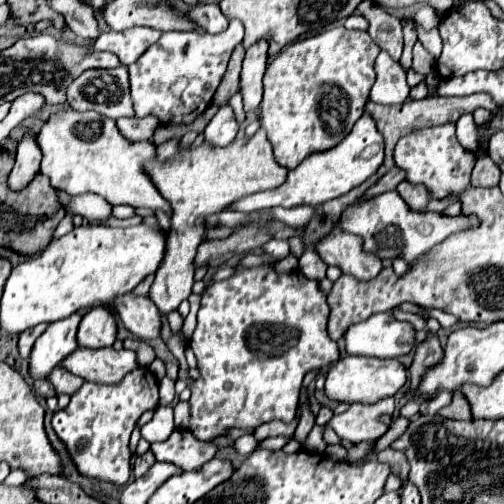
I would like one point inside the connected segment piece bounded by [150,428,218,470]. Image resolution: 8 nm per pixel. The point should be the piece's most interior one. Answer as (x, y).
(183, 449)

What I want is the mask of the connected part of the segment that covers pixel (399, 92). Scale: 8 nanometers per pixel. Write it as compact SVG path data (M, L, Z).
M380 52L376 60L376 82L370 90L370 100L376 104L404 104L410 96L404 68Z

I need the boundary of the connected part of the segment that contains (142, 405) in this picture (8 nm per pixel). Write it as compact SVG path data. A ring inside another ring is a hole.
M138 368L134 374L128 374L120 384L96 384L96 382L84 382L84 386L72 396L70 404L64 410L58 410L52 418L52 426L58 434L58 438L68 446L72 460L76 462L76 468L84 476L102 478L114 484L124 484L130 476L130 434L138 422L138 418L158 406L158 380L148 368Z

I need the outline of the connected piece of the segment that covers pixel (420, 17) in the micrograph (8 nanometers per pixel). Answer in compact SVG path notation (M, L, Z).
M422 6L414 16L416 16L416 20L420 22L420 26L422 26L426 32L430 32L430 30L436 26L436 22L438 22L432 6Z

